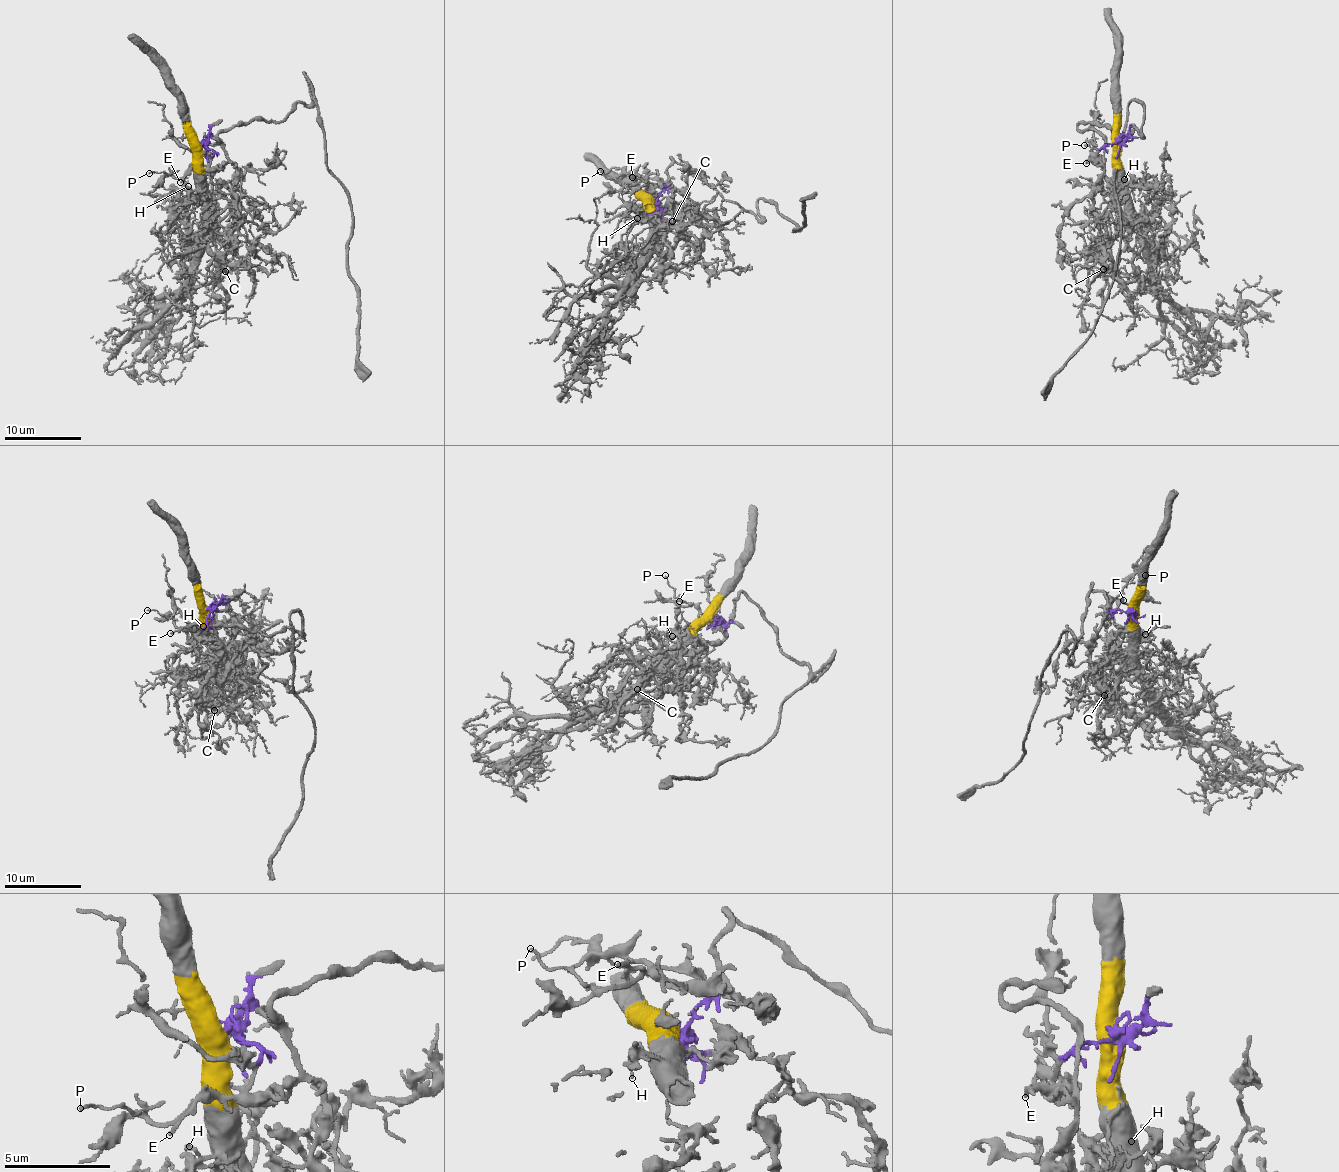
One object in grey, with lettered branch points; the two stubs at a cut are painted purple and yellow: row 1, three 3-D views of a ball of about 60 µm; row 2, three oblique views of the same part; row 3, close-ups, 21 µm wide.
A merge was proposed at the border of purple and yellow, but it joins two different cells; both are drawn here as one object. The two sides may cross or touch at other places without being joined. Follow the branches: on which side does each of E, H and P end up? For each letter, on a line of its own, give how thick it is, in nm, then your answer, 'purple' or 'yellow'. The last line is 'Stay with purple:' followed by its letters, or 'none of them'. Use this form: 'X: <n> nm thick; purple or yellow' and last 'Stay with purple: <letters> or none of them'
E: 140 nm thick; purple
H: 110 nm thick; yellow
P: 110 nm thick; purple
Stay with purple: E, P

